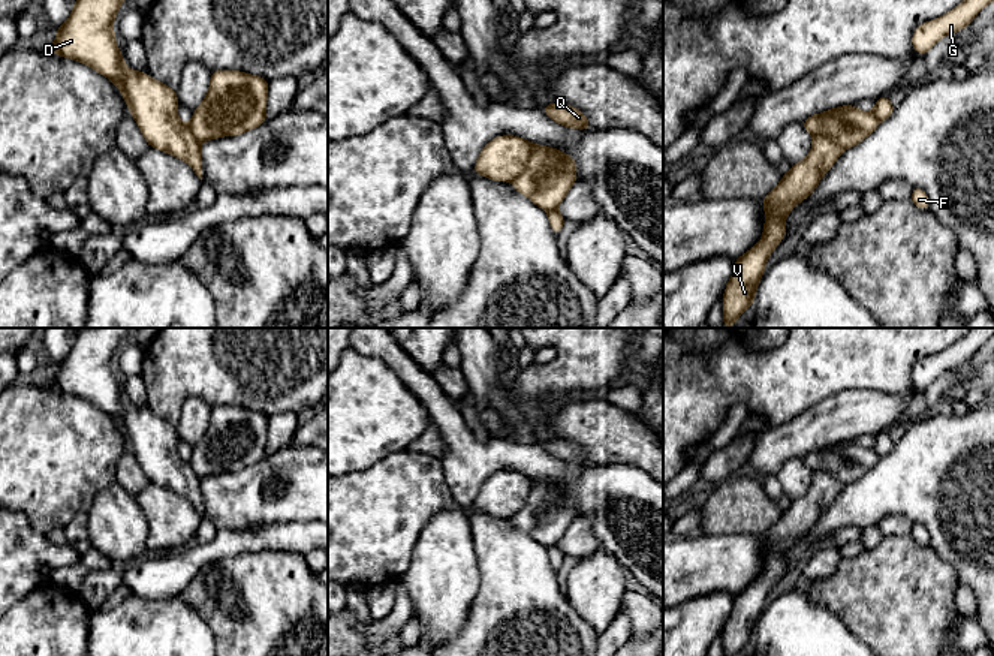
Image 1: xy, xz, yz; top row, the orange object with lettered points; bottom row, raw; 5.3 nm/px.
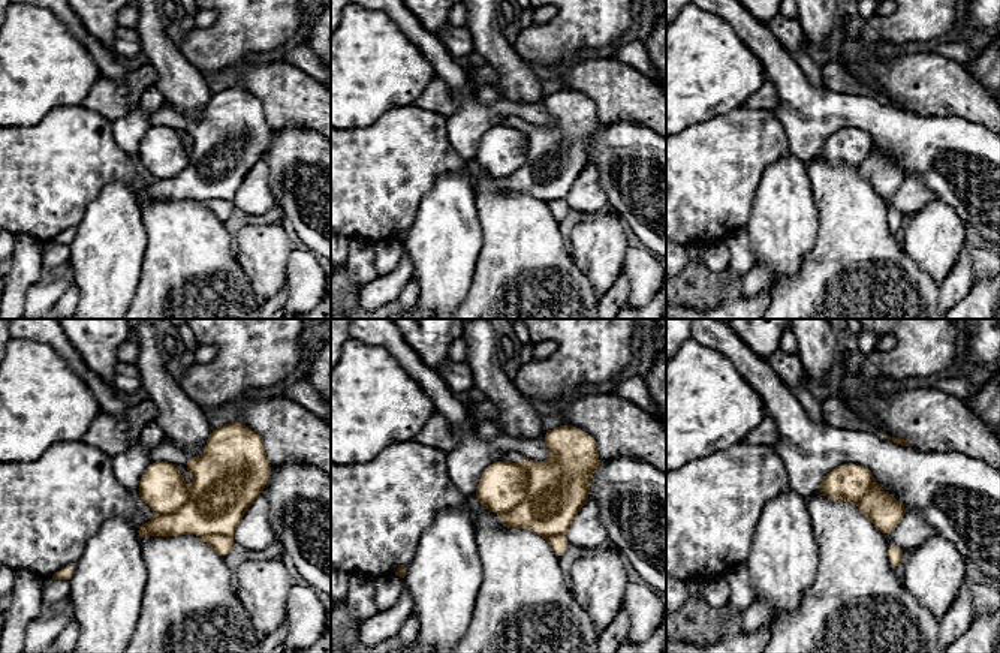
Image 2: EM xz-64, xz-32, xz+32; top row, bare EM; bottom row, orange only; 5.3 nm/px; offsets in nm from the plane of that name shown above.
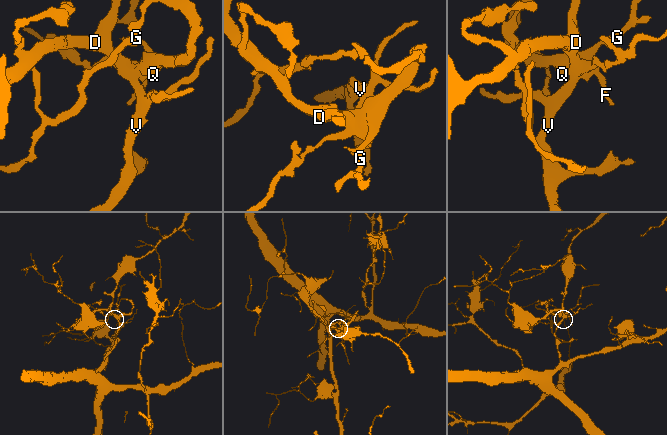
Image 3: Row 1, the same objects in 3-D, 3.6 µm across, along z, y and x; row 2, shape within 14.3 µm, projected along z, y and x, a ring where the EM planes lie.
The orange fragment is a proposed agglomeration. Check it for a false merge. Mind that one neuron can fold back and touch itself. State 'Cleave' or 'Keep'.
Cleave

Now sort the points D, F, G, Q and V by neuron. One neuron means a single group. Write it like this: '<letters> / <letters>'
D F V / G Q

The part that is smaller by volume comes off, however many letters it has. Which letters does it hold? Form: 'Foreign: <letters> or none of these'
Foreign: G, Q

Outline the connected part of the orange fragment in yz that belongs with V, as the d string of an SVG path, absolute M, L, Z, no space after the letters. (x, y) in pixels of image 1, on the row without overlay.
M813 470L808 491L781 511L778 521L762 533L765 544L763 572L734 596L734 607L723 629L723 656L738 656L754 638L757 620L772 586L786 572L784 556L796 539L807 535L820 514L838 496L843 484L828 470Z

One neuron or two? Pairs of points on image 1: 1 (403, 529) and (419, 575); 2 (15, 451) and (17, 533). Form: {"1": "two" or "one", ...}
{"1": "two", "2": "two"}

